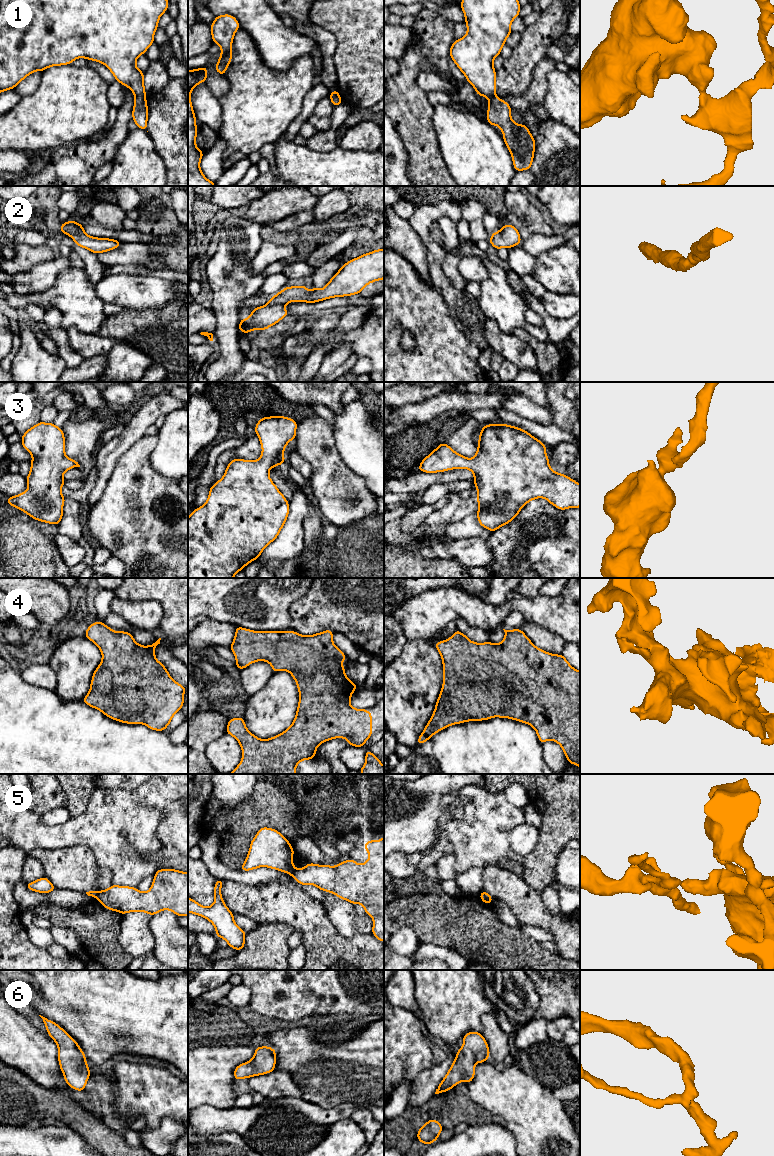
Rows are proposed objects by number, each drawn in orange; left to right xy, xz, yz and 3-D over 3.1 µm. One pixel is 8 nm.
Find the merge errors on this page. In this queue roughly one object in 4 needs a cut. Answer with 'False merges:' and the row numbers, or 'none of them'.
False merges: 1, 5

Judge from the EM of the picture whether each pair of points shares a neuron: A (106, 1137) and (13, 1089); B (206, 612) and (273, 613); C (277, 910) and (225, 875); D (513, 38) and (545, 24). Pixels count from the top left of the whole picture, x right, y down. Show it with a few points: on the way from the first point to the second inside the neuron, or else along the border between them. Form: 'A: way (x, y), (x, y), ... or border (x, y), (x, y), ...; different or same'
A: way (83, 1122), (53, 1103), (36, 1102); same
B: way (223, 610), (250, 610), (256, 612); same
C: border (223, 880), (236, 880), (256, 886); different
D: border (522, 34), (521, 41), (513, 49); different

